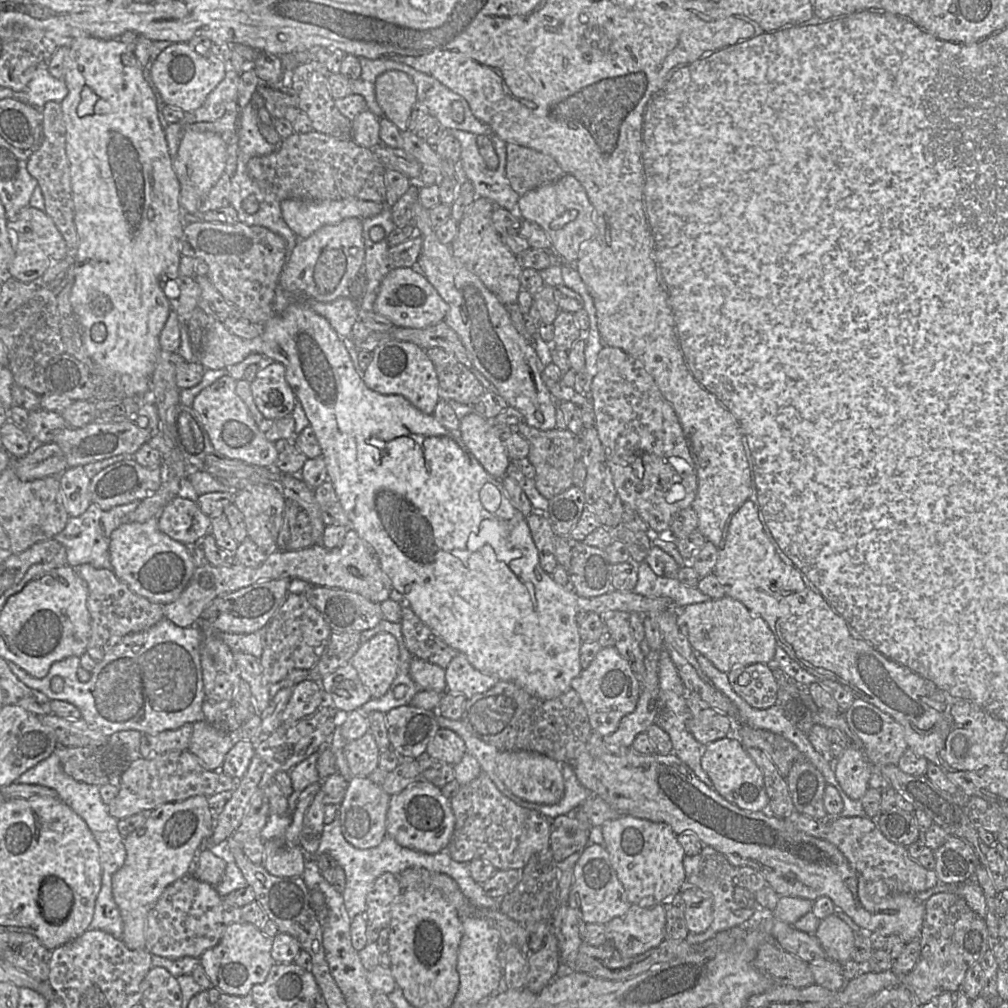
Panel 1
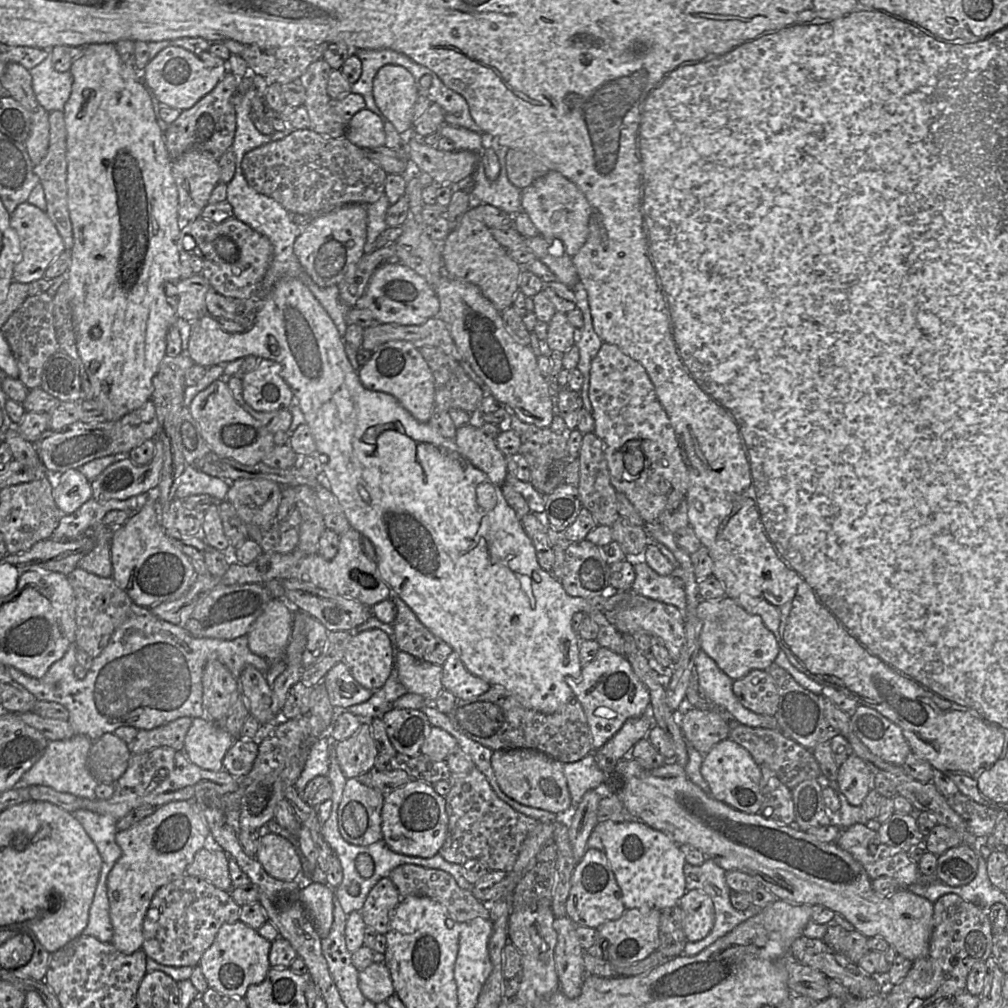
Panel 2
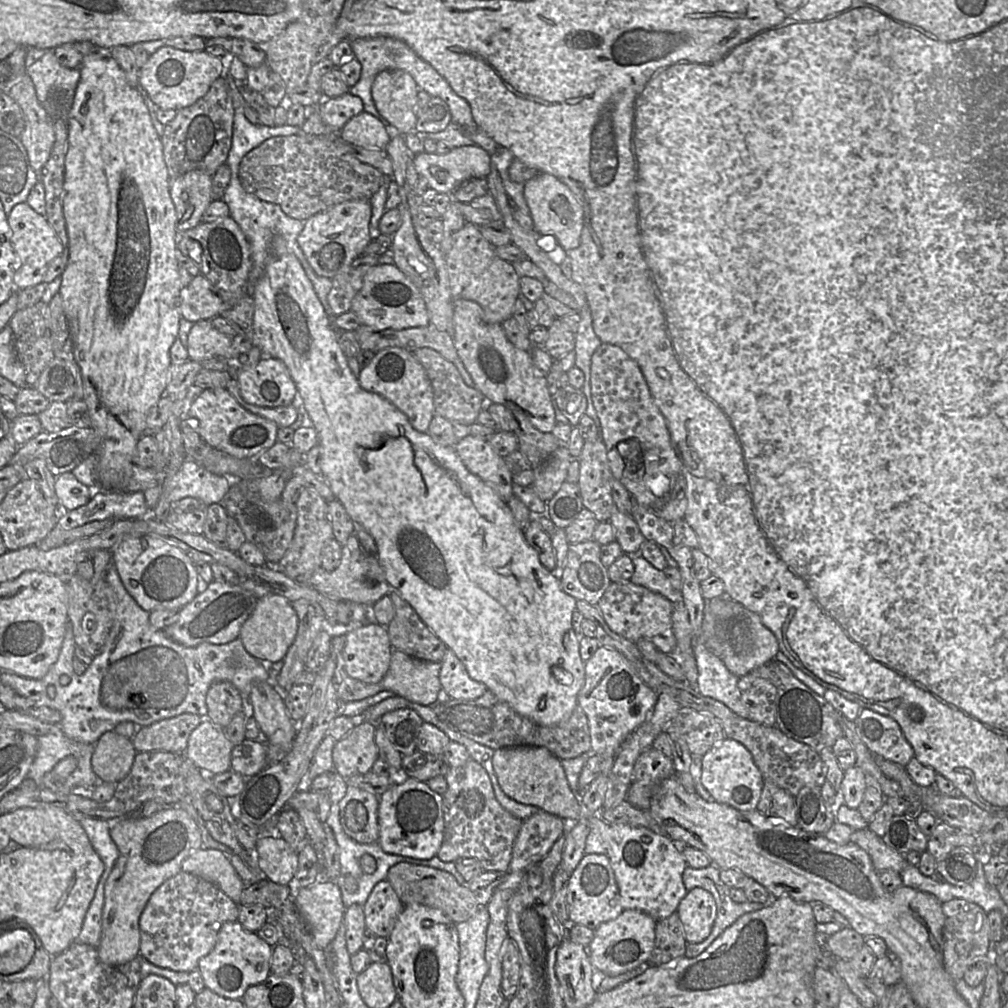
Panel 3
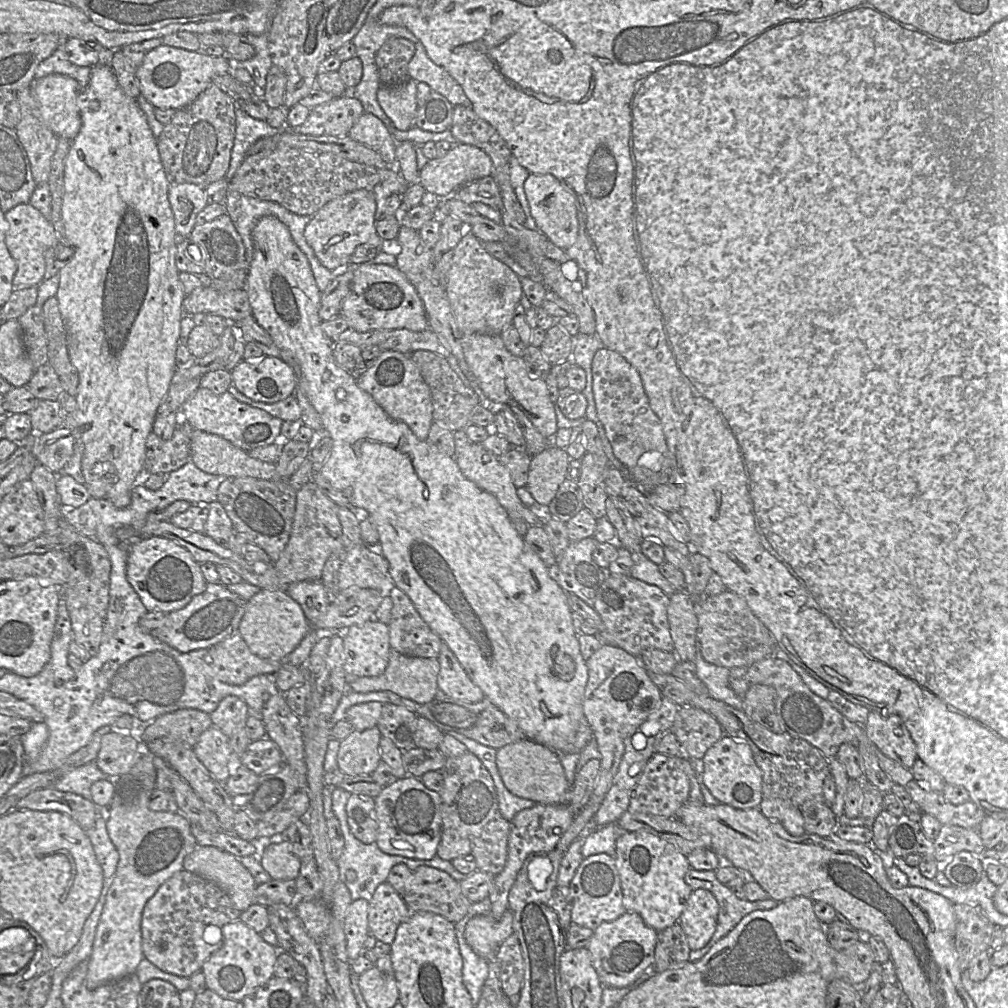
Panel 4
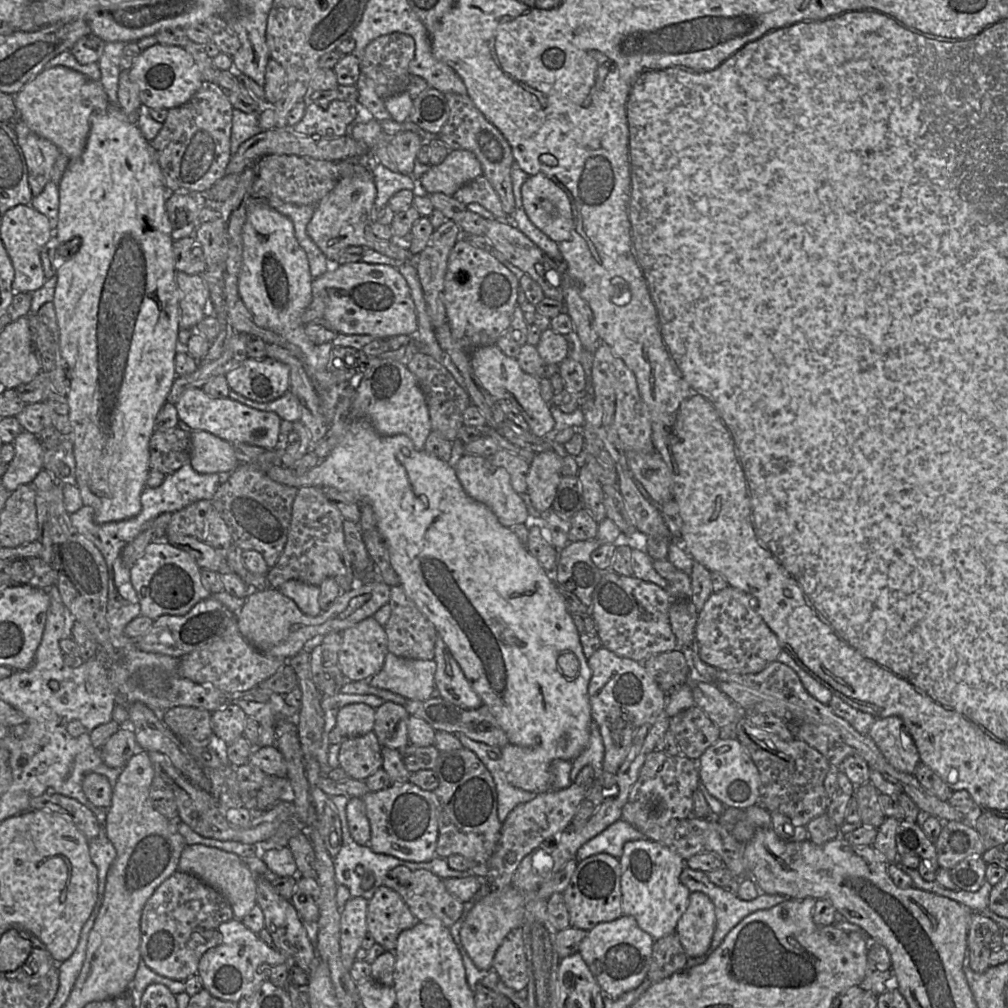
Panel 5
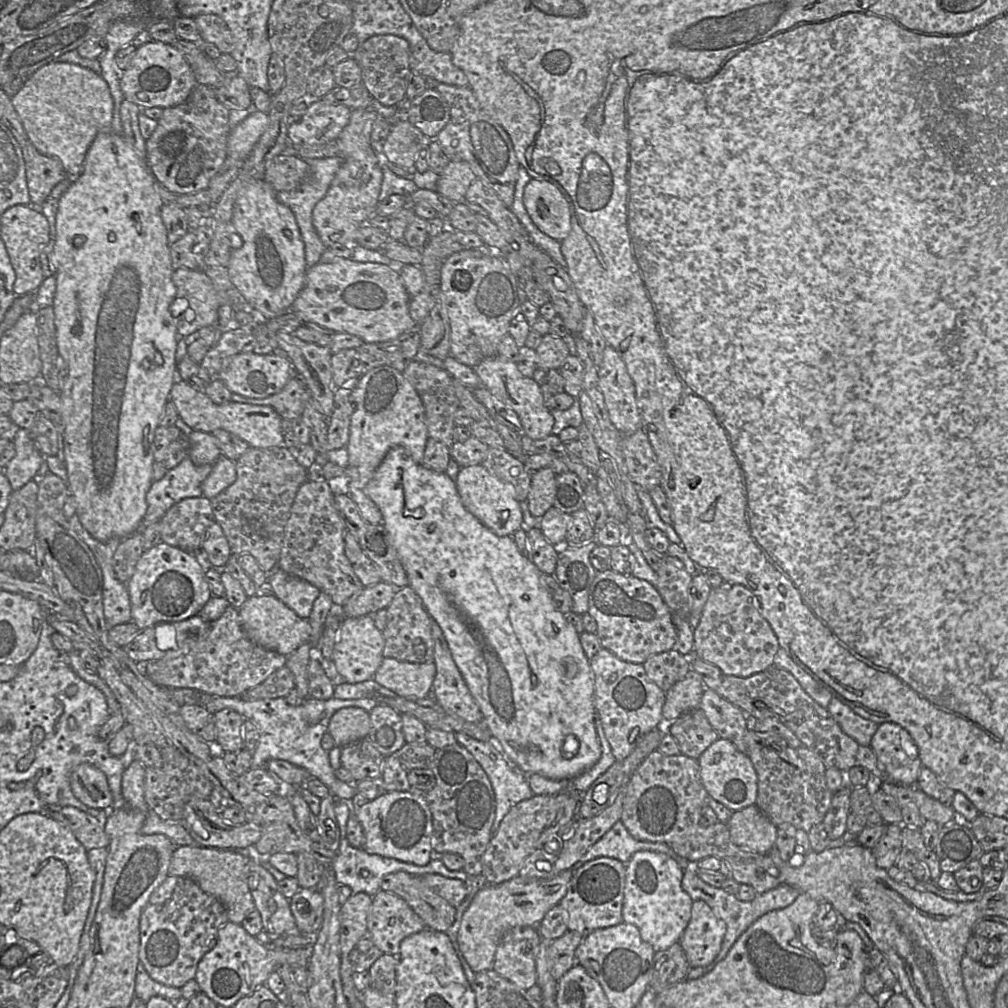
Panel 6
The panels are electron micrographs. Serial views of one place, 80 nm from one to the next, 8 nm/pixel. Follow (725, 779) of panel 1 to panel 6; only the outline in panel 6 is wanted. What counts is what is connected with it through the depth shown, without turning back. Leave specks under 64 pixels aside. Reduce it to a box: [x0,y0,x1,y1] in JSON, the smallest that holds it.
[697,738,757,812]

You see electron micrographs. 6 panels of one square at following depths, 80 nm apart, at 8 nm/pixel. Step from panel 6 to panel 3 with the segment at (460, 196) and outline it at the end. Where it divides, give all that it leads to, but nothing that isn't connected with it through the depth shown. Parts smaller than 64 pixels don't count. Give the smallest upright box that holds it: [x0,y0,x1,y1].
[412,144,493,194]

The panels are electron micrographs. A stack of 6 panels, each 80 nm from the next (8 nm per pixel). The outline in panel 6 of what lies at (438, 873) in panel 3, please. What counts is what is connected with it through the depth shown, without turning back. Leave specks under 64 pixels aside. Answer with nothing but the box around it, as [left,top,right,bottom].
[380,873,456,932]

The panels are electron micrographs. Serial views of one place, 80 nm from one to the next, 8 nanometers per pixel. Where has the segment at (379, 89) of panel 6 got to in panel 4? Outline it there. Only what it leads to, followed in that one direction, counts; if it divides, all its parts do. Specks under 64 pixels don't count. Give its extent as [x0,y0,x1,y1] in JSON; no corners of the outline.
[376,38,415,87]

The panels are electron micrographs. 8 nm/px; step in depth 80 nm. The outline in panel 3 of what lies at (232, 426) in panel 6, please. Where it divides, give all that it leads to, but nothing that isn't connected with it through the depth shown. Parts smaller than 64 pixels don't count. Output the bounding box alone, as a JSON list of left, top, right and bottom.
[180,388,279,459]

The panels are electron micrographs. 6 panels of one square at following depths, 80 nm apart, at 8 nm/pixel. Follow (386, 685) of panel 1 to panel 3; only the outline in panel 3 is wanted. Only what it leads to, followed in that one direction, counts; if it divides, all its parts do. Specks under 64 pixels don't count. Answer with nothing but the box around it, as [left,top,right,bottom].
[342,622,392,683]

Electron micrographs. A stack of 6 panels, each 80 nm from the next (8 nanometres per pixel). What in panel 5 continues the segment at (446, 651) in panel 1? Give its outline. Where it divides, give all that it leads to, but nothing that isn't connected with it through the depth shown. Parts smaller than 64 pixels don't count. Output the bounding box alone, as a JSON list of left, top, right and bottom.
[383,586,438,659]

